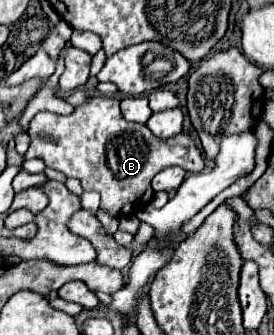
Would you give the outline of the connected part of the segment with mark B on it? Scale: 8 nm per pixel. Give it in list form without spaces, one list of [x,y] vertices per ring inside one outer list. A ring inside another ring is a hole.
[[[92,96],[76,106],[72,114],[58,116],[52,112],[38,112],[30,120],[32,144],[26,158],[42,158],[48,168],[62,172],[68,178],[80,180],[84,190],[94,190],[102,196],[102,208],[110,216],[134,214],[148,206],[152,198],[152,178],[168,168],[180,166],[190,174],[204,170],[204,158],[194,140],[186,134],[168,140],[152,136],[144,124],[128,122],[120,116],[120,100],[108,96]],[[40,132],[50,134],[56,142],[40,140]]]

